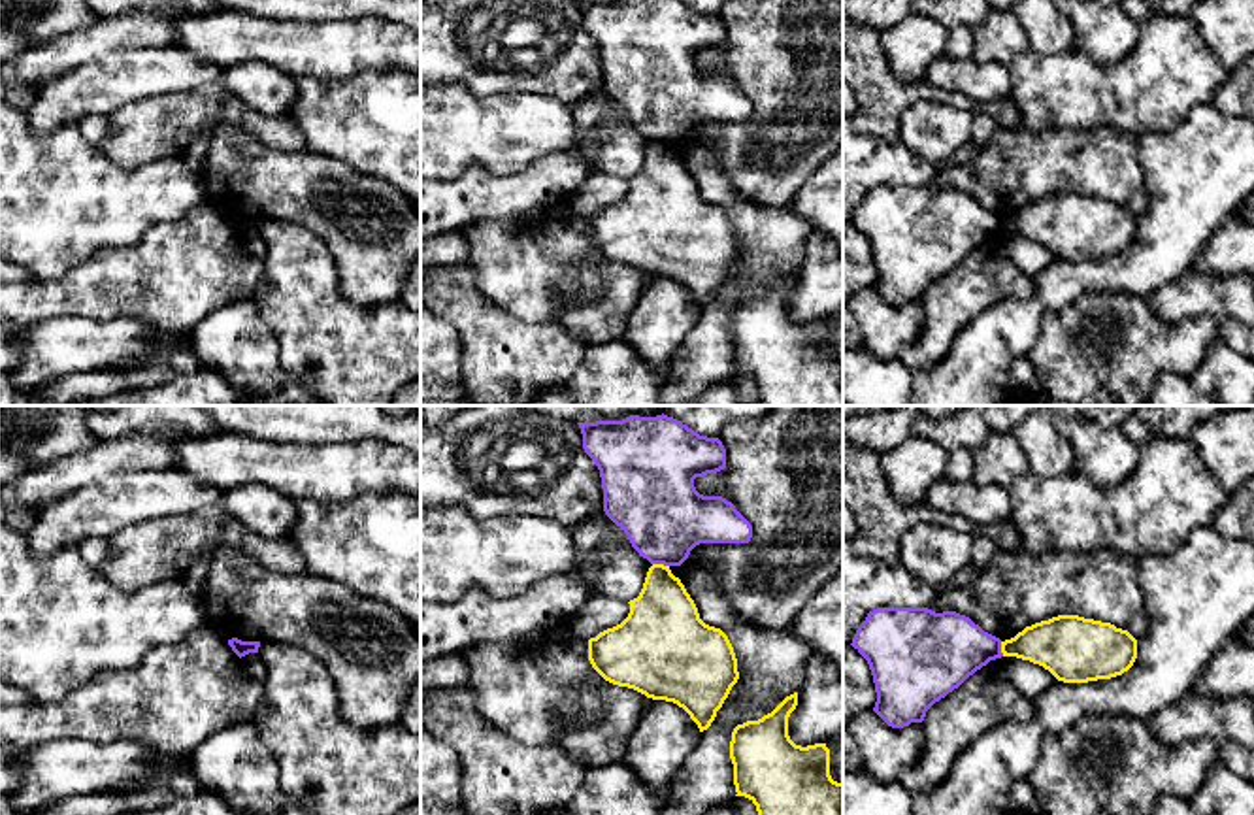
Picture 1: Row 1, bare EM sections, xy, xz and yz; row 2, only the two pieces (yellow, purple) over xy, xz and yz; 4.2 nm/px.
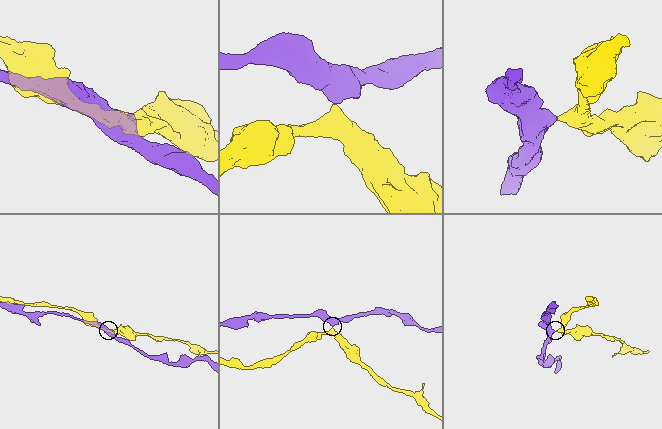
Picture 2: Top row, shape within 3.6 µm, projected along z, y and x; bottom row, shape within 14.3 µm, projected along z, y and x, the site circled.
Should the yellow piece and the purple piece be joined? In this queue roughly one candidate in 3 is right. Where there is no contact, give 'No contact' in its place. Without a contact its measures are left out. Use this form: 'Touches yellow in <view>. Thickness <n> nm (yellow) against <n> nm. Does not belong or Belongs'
Touches yellow in xz. Thickness 300 nm (yellow) against 360 nm. Does not belong

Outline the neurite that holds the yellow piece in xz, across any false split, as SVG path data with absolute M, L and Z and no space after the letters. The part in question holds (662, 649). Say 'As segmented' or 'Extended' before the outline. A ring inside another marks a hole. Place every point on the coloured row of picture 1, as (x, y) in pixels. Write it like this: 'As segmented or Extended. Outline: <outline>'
As segmented. Outline: M652 564L628 617L588 640L588 660L609 683L673 702L707 730L739 679L728 636L700 619L669 566Z

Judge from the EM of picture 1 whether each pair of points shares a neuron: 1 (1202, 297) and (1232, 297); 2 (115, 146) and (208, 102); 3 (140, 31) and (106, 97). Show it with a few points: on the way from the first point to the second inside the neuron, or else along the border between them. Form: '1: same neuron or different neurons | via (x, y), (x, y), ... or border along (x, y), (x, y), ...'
1: same neuron | via (1209, 297), (1224, 295)
2: same neuron | via (138, 133), (163, 127), (185, 116)
3: different neurons | border along (170, 44), (115, 49), (87, 61)

